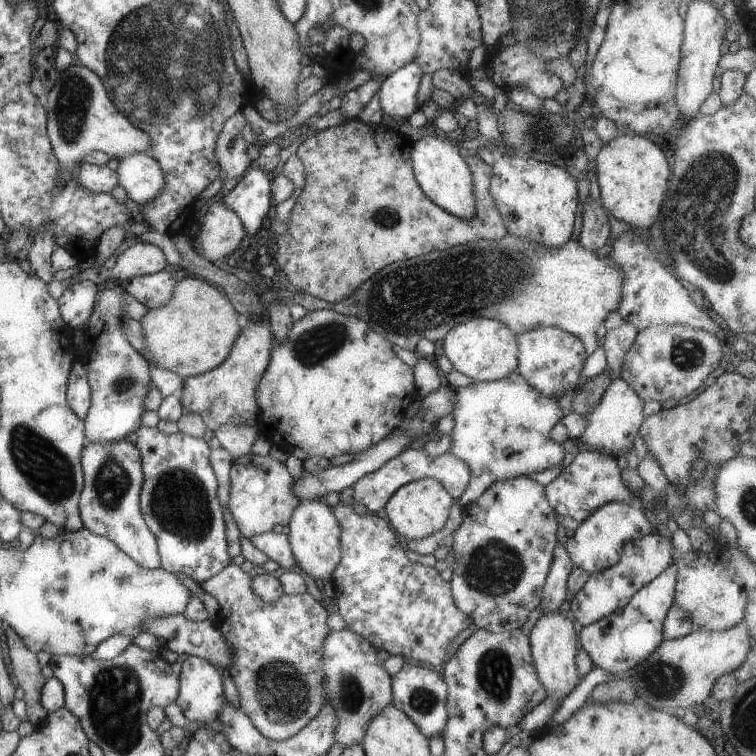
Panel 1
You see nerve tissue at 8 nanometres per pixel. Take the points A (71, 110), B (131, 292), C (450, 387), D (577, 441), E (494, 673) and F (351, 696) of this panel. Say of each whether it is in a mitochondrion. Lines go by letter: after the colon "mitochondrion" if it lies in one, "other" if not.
A: mitochondrion
B: other
C: other
D: other
E: mitochondrion
F: mitochondrion

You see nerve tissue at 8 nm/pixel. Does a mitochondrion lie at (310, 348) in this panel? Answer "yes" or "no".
yes

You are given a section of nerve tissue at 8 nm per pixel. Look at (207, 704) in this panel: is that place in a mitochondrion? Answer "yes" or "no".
no

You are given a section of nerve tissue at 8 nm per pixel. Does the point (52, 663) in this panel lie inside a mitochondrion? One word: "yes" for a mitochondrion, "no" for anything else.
no

